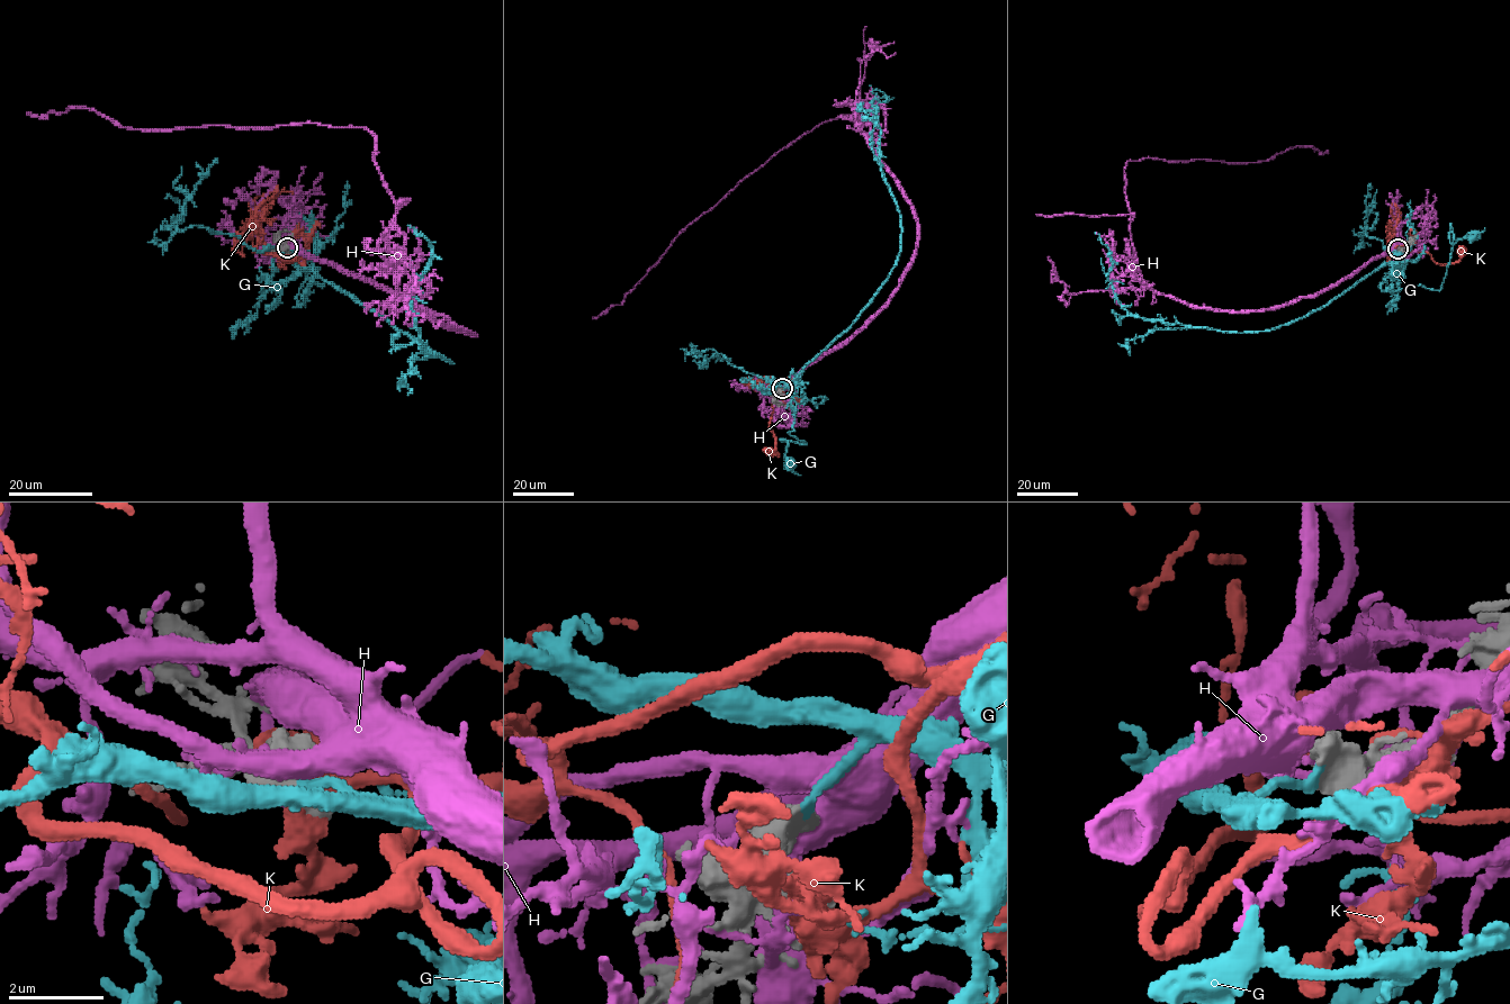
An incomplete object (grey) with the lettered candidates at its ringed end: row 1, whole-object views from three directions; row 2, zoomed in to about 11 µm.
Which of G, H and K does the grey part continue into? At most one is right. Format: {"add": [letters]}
{"add": ["G"]}

